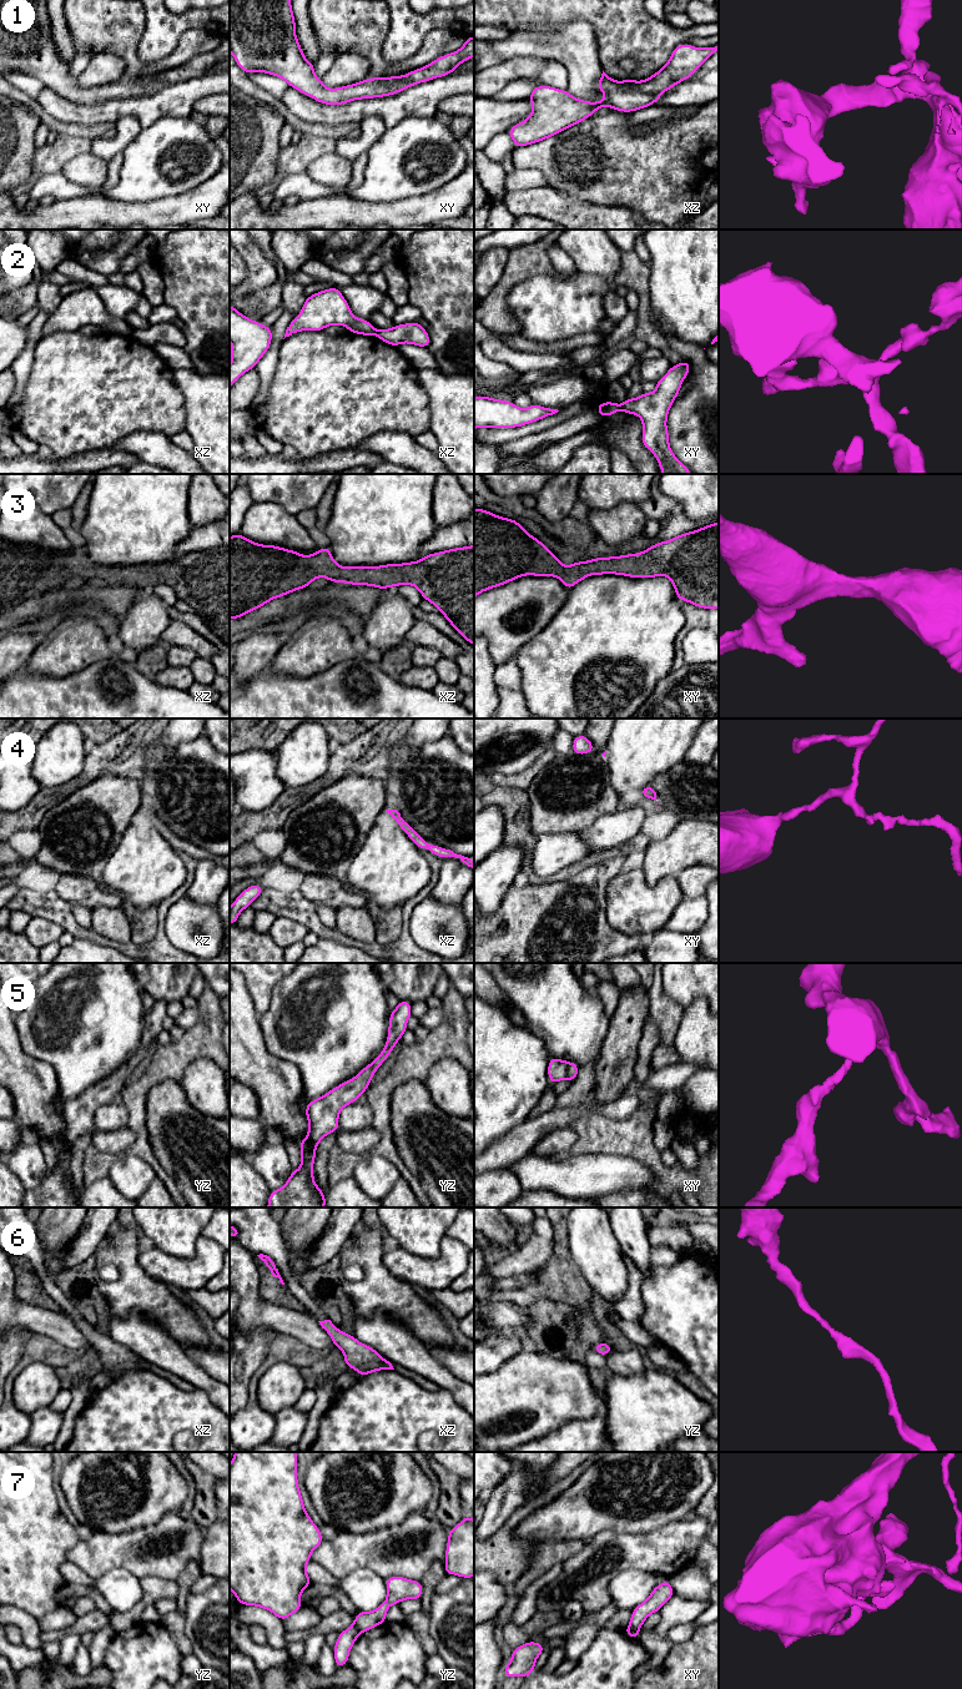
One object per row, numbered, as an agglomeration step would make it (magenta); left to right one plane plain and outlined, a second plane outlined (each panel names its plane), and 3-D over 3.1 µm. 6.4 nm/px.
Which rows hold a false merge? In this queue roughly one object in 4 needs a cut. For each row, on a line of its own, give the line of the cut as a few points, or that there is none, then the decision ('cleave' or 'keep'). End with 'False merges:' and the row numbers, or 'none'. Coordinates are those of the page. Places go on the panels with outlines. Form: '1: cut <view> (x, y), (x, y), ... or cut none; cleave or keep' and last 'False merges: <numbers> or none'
1: cut none; keep
2: cut xz (377, 331), (374, 334); cleave
3: cut none; keep
4: cut none; keep
5: cut none; keep
6: cut none; keep
7: cut xy (629, 1626), (639, 1630); cleave
False merges: 2, 7

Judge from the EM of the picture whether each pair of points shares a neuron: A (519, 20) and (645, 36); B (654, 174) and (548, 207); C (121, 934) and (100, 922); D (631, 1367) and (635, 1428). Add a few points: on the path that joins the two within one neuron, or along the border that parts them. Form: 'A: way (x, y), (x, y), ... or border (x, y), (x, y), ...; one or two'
A: way (550, 13), (610, 13), (614, 16); one
B: border (549, 187), (605, 206); two
C: way (116, 929), (109, 922), (105, 922); one
D: border (645, 1369), (638, 1374), (613, 1375); two

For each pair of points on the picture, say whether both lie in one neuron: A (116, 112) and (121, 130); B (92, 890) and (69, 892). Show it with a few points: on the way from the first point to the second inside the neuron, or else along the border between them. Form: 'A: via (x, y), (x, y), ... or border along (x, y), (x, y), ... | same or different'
A: border along (114, 122), (126, 116), (132, 116), (142, 126) | different
B: via (86, 891), (75, 891) | same

